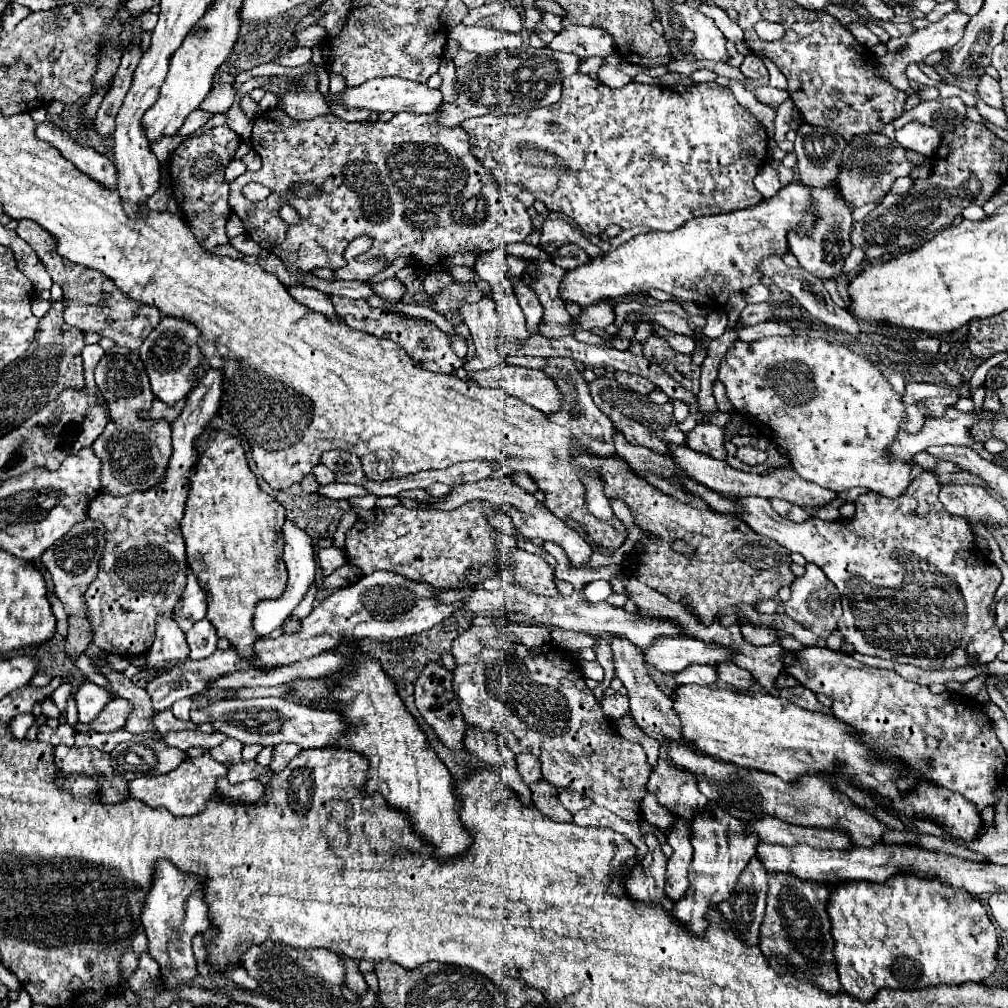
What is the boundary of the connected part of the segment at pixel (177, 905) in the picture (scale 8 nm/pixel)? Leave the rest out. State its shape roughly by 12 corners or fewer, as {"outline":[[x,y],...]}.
{"outline":[[158,861],[142,909],[164,987],[198,975],[210,927],[200,881]]}

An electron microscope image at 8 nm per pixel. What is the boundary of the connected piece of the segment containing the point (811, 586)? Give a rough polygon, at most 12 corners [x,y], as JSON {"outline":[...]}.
{"outline":[[822,569],[796,577],[786,613],[818,637],[842,615],[838,589]]}

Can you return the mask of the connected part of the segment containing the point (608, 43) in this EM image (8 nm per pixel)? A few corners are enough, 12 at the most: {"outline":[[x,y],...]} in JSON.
{"outline":[[568,25],[550,43],[580,57],[620,57],[598,25]]}

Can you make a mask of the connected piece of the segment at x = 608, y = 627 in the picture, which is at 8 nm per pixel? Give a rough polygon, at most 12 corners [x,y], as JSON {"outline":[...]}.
{"outline":[[506,585],[468,591],[464,607],[510,611],[514,623],[618,633],[642,649],[686,635],[576,591],[538,597]]}

